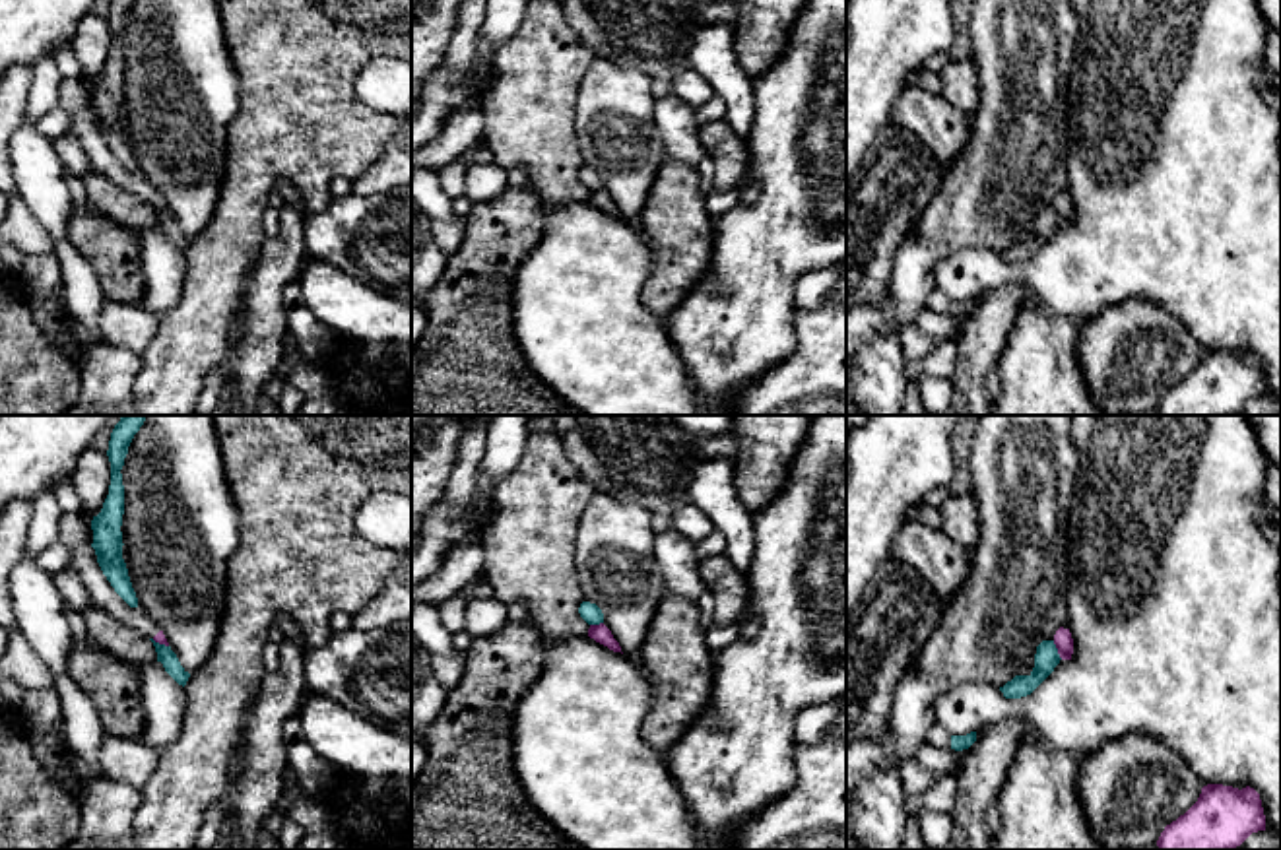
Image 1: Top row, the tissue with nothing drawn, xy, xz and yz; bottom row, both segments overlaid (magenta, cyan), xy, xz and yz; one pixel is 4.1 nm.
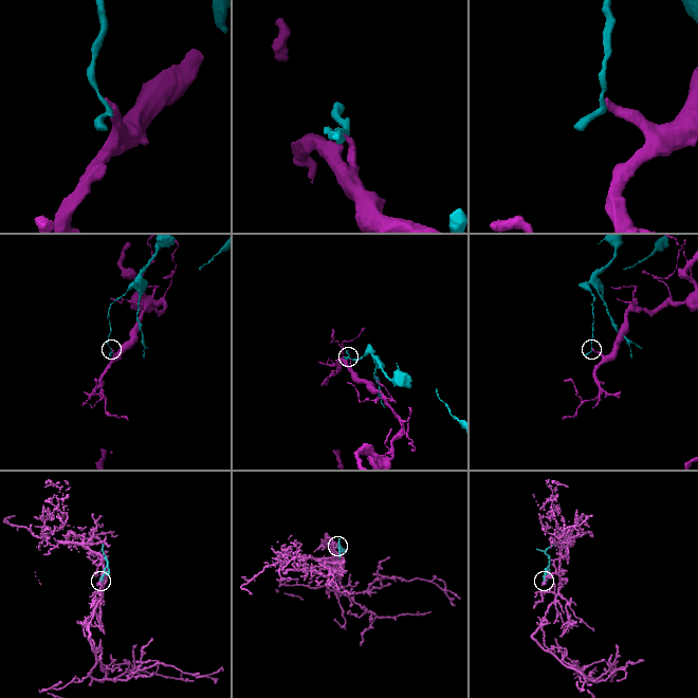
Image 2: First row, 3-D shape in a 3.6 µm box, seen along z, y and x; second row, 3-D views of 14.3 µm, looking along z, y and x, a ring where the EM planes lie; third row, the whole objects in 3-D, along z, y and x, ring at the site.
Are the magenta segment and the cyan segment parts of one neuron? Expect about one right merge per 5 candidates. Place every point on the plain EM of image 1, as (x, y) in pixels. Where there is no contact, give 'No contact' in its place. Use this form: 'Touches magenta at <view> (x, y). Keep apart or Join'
Touches magenta at yz (1058, 216). Keep apart

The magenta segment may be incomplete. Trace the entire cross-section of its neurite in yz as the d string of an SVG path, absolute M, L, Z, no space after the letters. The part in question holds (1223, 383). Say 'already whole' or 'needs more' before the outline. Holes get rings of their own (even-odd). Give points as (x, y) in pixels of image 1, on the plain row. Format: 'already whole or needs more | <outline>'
already whole | M1207 349L1198 367L1165 392L1157 411L1159 415L1234 415L1258 396L1265 396L1265 380L1254 353Z

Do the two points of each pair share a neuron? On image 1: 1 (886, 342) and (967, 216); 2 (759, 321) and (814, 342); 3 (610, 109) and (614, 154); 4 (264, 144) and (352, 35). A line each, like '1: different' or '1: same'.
1: different
2: different
3: same
4: same

